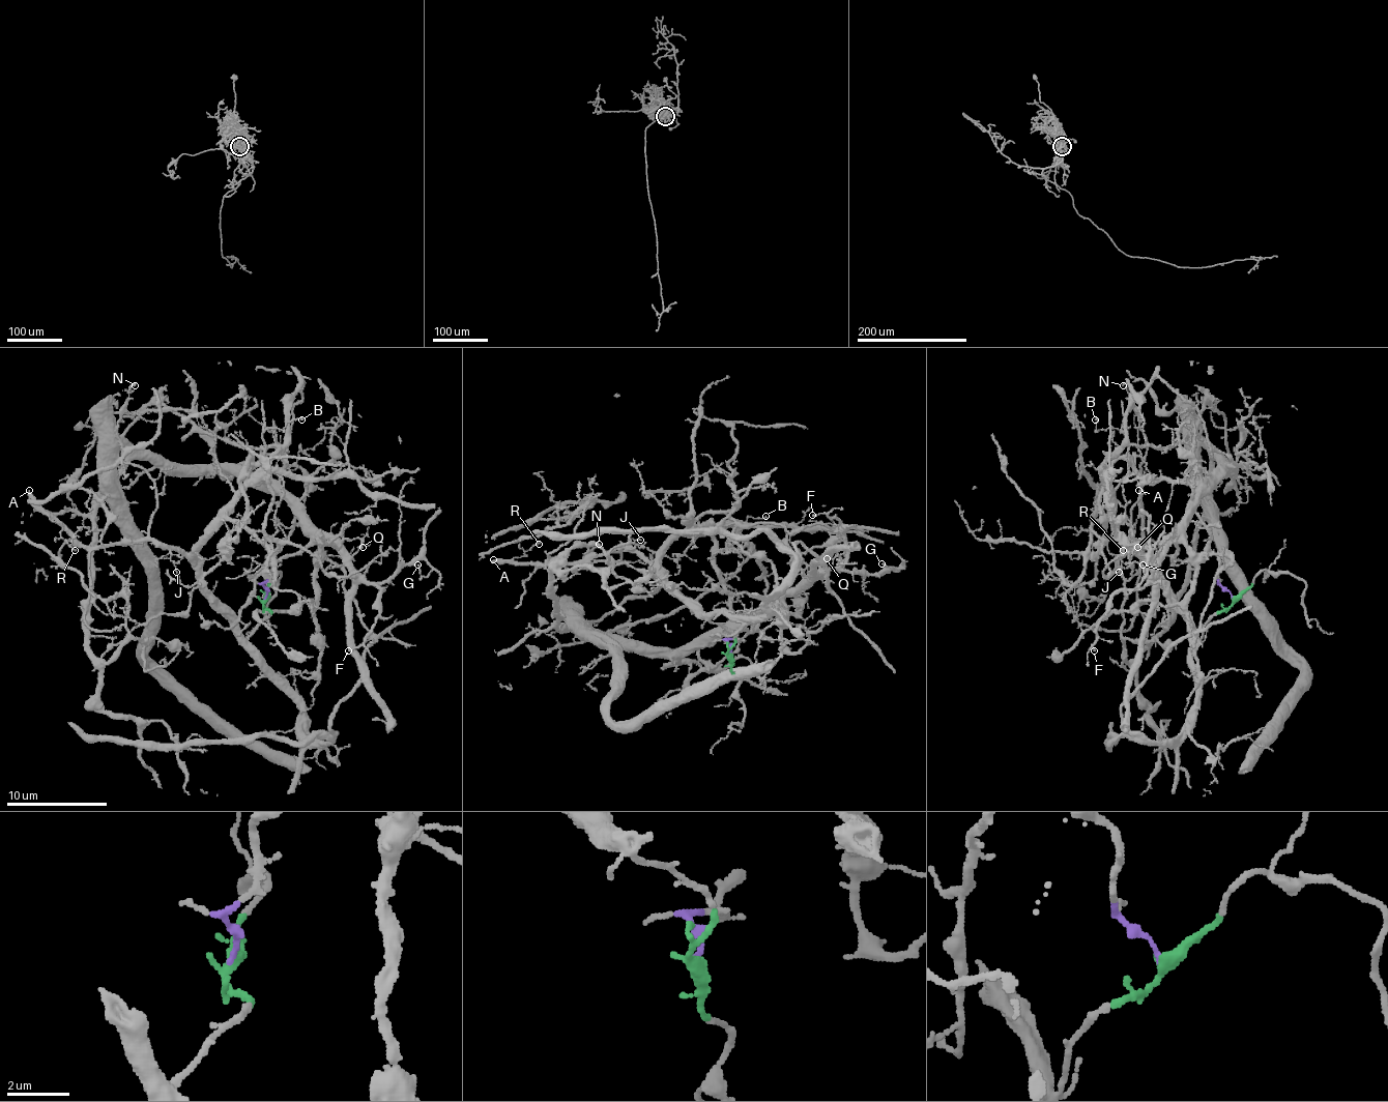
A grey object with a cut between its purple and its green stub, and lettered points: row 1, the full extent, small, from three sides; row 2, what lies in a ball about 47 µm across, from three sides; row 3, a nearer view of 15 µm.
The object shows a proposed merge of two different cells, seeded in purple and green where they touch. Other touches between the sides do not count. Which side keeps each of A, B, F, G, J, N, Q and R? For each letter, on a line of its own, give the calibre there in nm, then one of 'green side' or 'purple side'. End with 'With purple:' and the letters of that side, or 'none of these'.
A: calibre 280 nm; green side
B: calibre 130 nm; purple side
F: calibre 120 nm; purple side
G: calibre 110 nm; purple side
J: calibre 100 nm; green side
N: calibre 160 nm; green side
Q: calibre 170 nm; purple side
R: calibre 110 nm; green side
With purple: B, F, G, Q

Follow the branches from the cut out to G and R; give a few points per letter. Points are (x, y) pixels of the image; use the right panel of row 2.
G: (1233, 598), (1218, 580), (1210, 534), (1195, 515), (1164, 545), (1147, 583), (1150, 560), (1145, 575), (1141, 564)
R: (1233, 598), (1197, 638), (1162, 575), (1127, 543), (1137, 540), (1141, 547), (1139, 517), (1122, 550)

